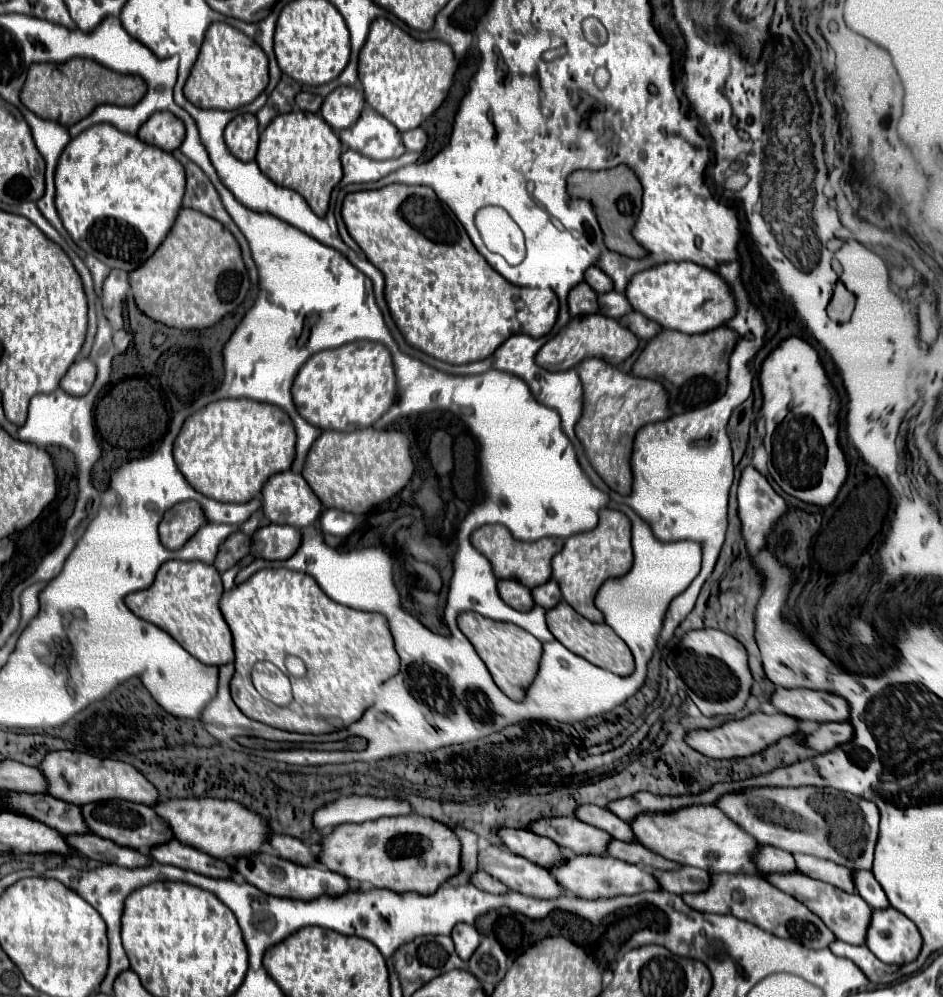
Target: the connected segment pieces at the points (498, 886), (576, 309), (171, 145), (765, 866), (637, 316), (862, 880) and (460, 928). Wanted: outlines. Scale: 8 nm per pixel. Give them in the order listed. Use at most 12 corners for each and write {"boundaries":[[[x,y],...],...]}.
{"boundaries":[[[477,871],[471,883],[487,893],[509,893],[499,879]],[[587,285],[569,293],[571,315],[599,311],[597,293]],[[159,111],[137,133],[143,141],[175,151],[185,125]],[[763,845],[757,857],[761,873],[793,873],[789,853]],[[641,313],[621,317],[629,327],[643,341],[663,331],[659,323]],[[871,871],[855,873],[857,893],[873,907],[889,901]],[[455,925],[451,937],[463,961],[475,953],[481,941],[477,929]]]}

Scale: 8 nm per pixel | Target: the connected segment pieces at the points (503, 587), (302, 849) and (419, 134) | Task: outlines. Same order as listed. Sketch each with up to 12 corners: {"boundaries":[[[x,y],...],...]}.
{"boundaries":[[[499,581],[503,601],[519,611],[535,607],[531,589]],[[271,837],[283,859],[299,865],[317,863],[317,855],[301,839]],[[423,129],[403,133],[409,151],[423,151],[427,133]]]}

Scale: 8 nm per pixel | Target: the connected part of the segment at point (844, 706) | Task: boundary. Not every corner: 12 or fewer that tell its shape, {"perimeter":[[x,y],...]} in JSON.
{"perimeter":[[777,687],[771,701],[801,721],[847,721],[845,697]]}

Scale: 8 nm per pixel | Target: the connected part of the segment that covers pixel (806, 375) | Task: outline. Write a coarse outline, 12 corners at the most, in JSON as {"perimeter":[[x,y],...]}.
{"perimeter":[[789,337],[759,381],[769,475],[829,507],[847,479],[841,397]]}

